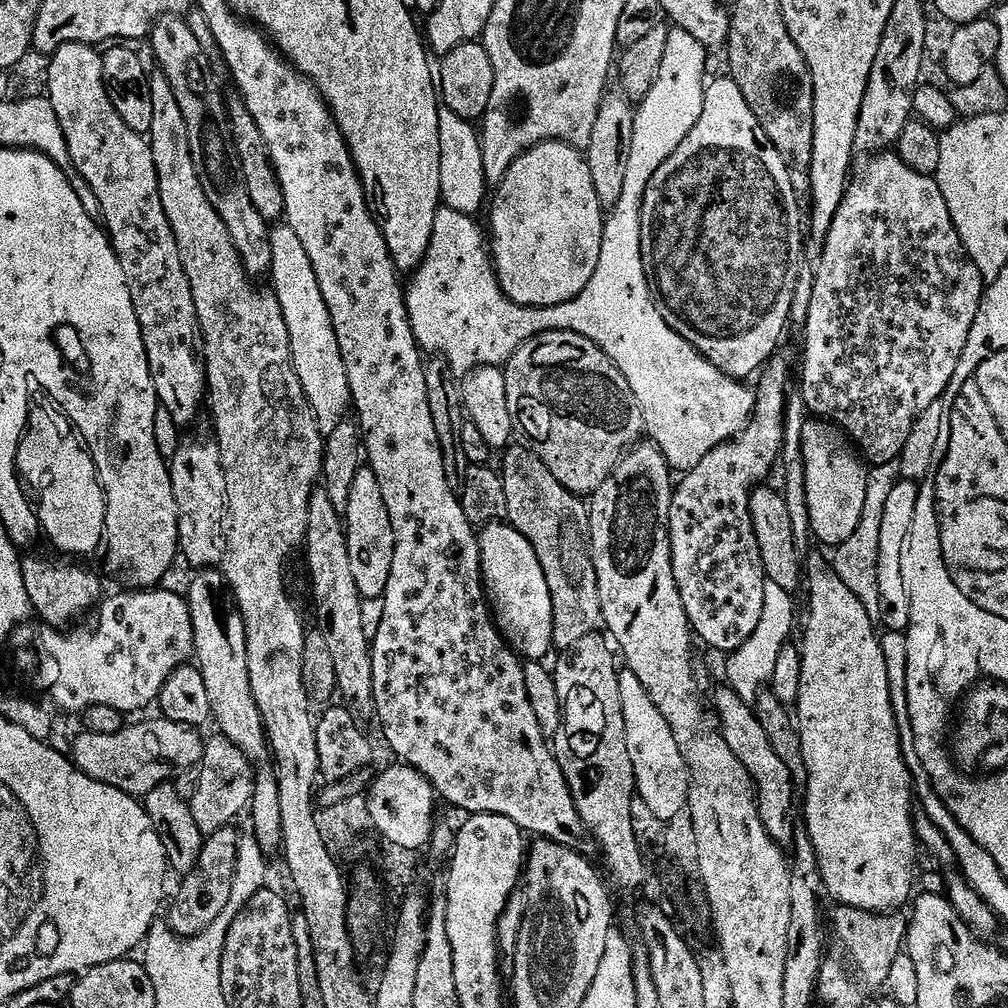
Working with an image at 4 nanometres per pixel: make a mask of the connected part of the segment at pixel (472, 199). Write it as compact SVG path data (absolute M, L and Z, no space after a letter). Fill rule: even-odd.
M442 106L438 110L438 138L442 146L440 155L440 198L443 207L458 210L470 217L477 215L480 207L485 207L490 186L484 179L482 166L482 136L473 121L454 114L451 108Z

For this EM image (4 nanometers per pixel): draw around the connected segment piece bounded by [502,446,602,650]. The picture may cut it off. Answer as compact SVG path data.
M509 447L503 453L506 520L518 530L518 534L522 534L522 538L526 538L526 542L530 542L534 554L538 554L554 606L552 647L563 650L593 635L602 624L598 574L589 552L589 505L577 493L566 490L566 486L562 486L562 482L550 474L531 448L516 447Z

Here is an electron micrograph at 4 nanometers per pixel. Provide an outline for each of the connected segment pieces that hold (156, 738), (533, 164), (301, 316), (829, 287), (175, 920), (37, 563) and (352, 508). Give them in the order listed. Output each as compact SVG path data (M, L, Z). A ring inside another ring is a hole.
M163 718L155 719L144 720L141 724L129 723L122 730L118 730L118 734L94 734L81 731L80 737L72 740L70 759L78 770L82 770L82 774L103 784L114 786L118 790L122 790L126 796L143 798L146 794L150 794L152 788L175 781L180 773L195 769L204 757L205 741L200 740L199 734L196 733L199 731L195 727L175 724Z
M547 140L529 148L512 163L510 170L506 170L504 181L495 185L490 196L490 208L491 204L487 228L490 255L496 281L506 298L523 308L553 308L570 302L586 290L586 282L594 278L602 254L606 209L598 202L598 190L594 190L588 161L577 149L558 140Z
M280 222L271 229L272 238L272 276L271 291L276 293L278 306L282 308L282 318L286 320L286 330L290 334L292 365L302 382L304 397L316 417L320 435L327 438L349 413L352 391L346 378L346 366L334 334L330 310L322 298L318 278L310 266L310 258L298 234L287 223Z
M886 150L882 153L873 155L872 160L868 164L868 169L861 174L860 180L856 179L849 185L848 193L844 196L842 206L838 206L838 214L834 214L834 222L830 226L830 234L826 234L824 239L824 249L818 258L820 264L816 268L816 276L812 280L812 297L810 298L810 310L808 311L808 320L802 325L802 332L804 332L804 390L802 390L802 397L807 411L813 417L823 418L837 426L839 426L850 437L851 443L862 453L863 459L869 465L875 466L878 464L890 464L899 461L901 458L900 451L908 444L908 439L912 436L912 427L916 424L916 419L919 421L923 417L926 410L930 410L943 397L944 393L949 391L950 385L955 381L958 375L958 358L962 358L962 350L966 350L966 338L970 338L970 326L974 326L974 318L980 309L980 300L984 296L984 289L986 282L980 274L978 268L974 266L974 262L966 254L966 250L962 246L962 242L958 238L958 230L954 226L954 222L950 218L950 210L946 210L946 198L942 198L942 190L936 185L935 179L931 175L924 175L915 172L910 166L900 160L899 154L896 152Z
M235 827L220 828L207 837L206 847L202 850L200 860L197 862L194 871L187 877L188 884L180 888L176 901L172 904L172 913L166 917L166 923L181 938L195 936L196 933L206 930L218 914L222 914L222 906L230 898L232 889L232 875L236 872L236 836ZM192 896L196 900L192 900Z
M25 555L21 559L23 581L26 587L26 594L30 597L33 613L42 620L47 627L57 630L67 627L73 623L74 618L80 617L85 610L93 608L101 599L100 592L102 584L99 578L78 567L72 566L70 562L52 562L48 558Z
M361 466L354 478L354 486L350 486L348 505L342 510L342 519L348 533L348 554L350 556L350 574L354 576L354 586L358 586L361 597L365 601L379 601L390 582L390 566L394 562L394 530L390 522L390 514L386 510L386 502L382 502L382 490L378 486L378 478L374 478L371 468Z

